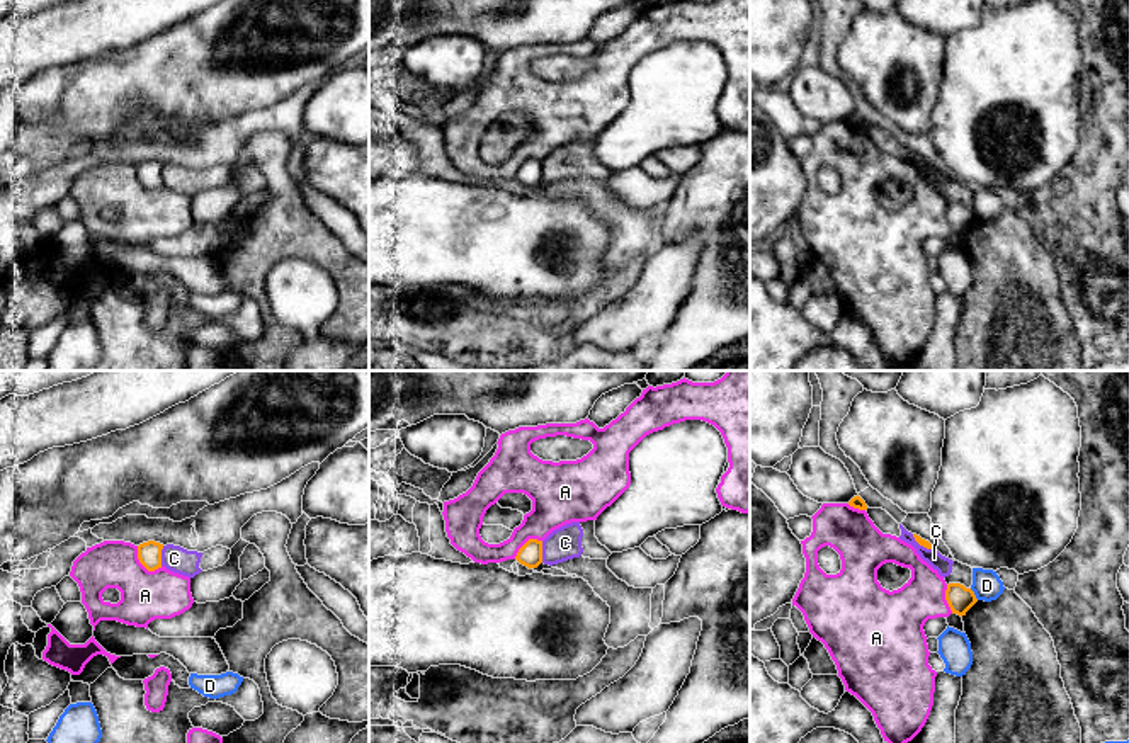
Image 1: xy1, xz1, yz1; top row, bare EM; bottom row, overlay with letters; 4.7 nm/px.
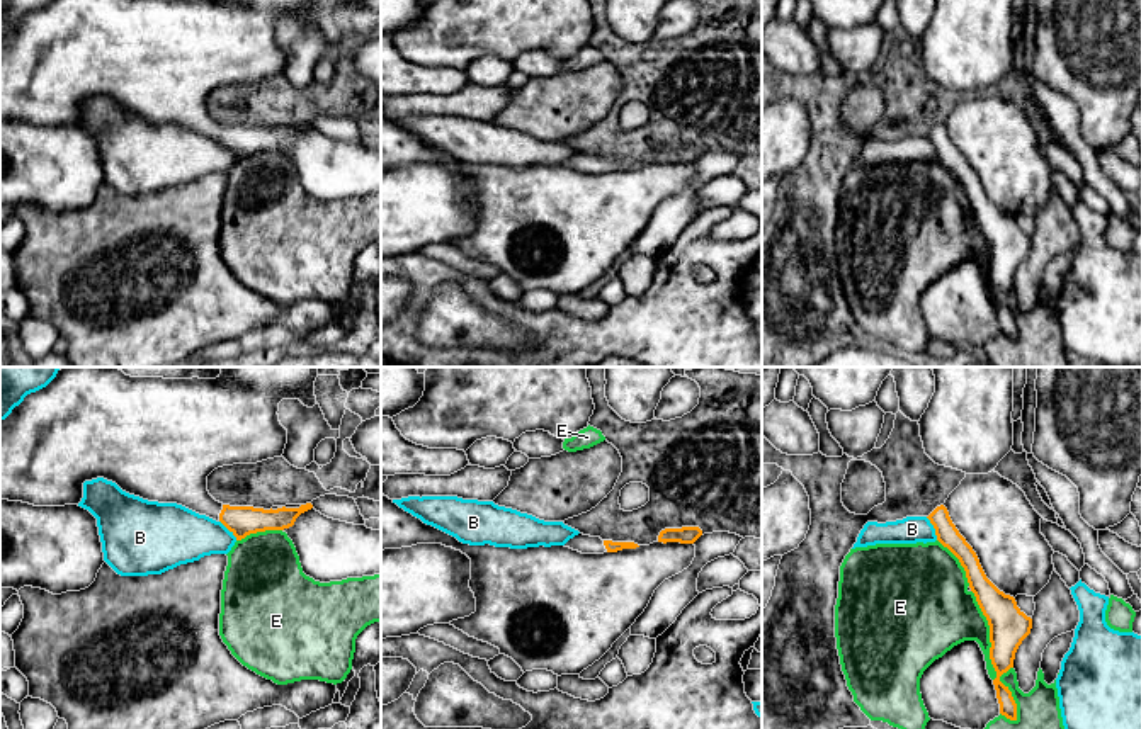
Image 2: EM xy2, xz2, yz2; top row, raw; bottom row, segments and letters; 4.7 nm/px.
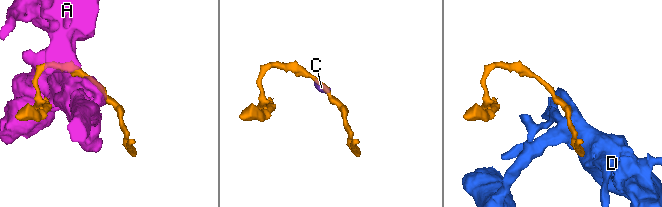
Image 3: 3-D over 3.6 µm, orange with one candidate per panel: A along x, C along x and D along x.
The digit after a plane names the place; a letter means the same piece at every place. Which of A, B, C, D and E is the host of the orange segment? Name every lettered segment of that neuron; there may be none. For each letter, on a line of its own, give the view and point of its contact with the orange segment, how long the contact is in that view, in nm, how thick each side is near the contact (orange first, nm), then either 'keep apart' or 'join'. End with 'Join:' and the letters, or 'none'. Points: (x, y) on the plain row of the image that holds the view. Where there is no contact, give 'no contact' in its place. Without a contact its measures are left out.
A: xy1 (143, 184) | 160 nm | 110/240 nm | keep apart
B: yz2 (934, 146) | 130 nm | 100/130 nm | keep apart
C: xz1 (541, 170) | 100 nm | 110/160 nm | keep apart
D: yz1 (973, 213) | 70 nm | 120/140 nm | keep apart
E: yz2 (990, 276) | 650 nm | 180/240 nm | keep apart
Join: none

